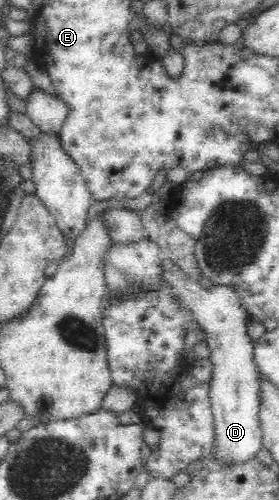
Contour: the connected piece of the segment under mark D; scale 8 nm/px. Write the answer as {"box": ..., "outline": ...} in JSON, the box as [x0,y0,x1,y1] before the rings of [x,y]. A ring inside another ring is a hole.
{"box":[162,255,262,465],"outline":[[[165,255],[162,258],[162,278],[165,282],[168,282],[173,288],[176,288],[179,291],[179,300],[181,300],[182,304],[185,304],[186,308],[193,310],[194,312],[194,322],[200,323],[201,330],[204,330],[207,337],[208,346],[212,349],[210,359],[213,362],[213,373],[211,376],[210,383],[210,398],[211,398],[211,411],[213,412],[213,425],[215,428],[215,442],[213,444],[213,454],[214,461],[216,463],[220,463],[220,465],[239,465],[240,463],[248,462],[250,459],[253,459],[258,452],[262,449],[262,429],[260,426],[260,421],[258,420],[258,410],[260,408],[260,403],[258,402],[258,370],[257,364],[254,360],[253,348],[252,348],[252,340],[248,337],[248,332],[246,331],[247,326],[247,312],[244,307],[242,307],[242,301],[234,295],[234,291],[232,291],[232,287],[222,287],[218,285],[212,285],[210,290],[204,290],[204,288],[200,287],[198,281],[191,280],[188,276],[186,276],[180,267],[177,266],[173,260],[166,257]]]}

